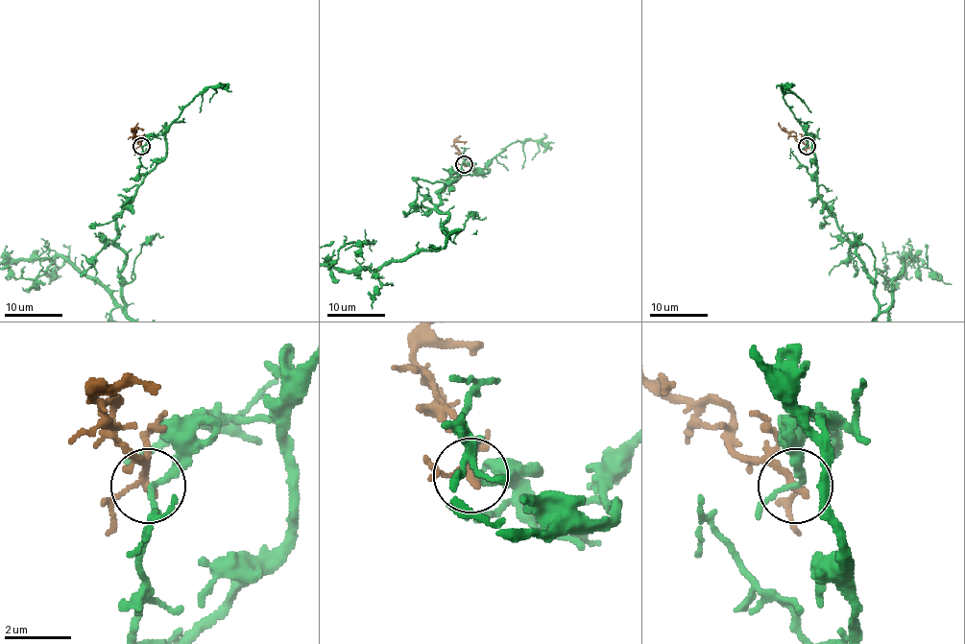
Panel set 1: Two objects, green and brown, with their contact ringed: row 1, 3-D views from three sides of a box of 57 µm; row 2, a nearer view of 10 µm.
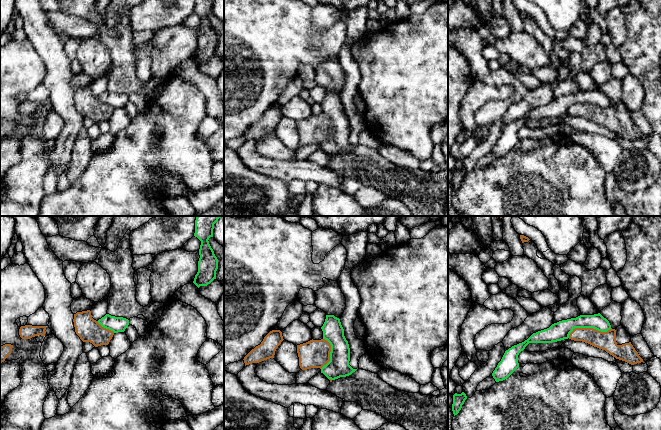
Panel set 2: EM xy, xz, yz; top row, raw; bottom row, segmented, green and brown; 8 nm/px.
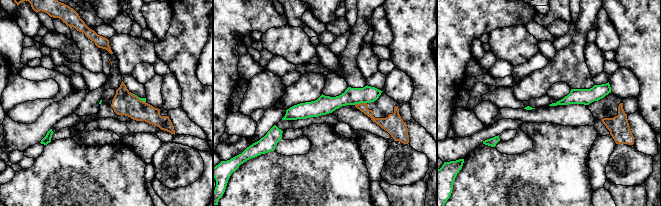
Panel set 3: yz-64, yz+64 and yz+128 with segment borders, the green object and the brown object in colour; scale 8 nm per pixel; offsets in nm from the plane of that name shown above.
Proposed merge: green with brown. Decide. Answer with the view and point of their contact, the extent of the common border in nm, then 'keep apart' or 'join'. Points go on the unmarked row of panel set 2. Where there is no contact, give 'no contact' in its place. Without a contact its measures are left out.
yz (588, 103) | 360 nm | keep apart

